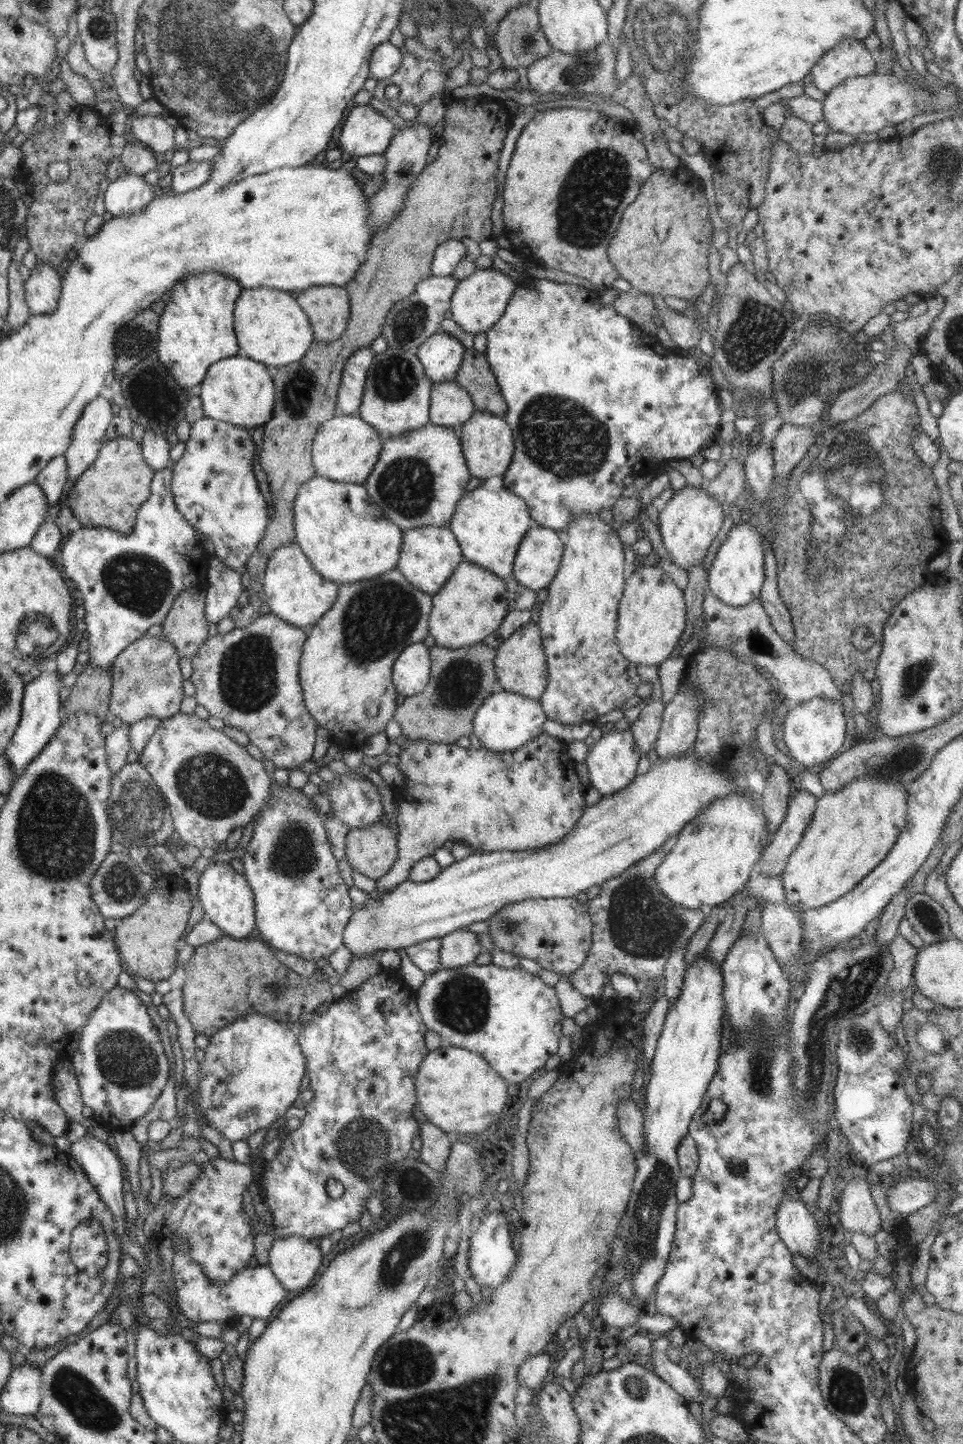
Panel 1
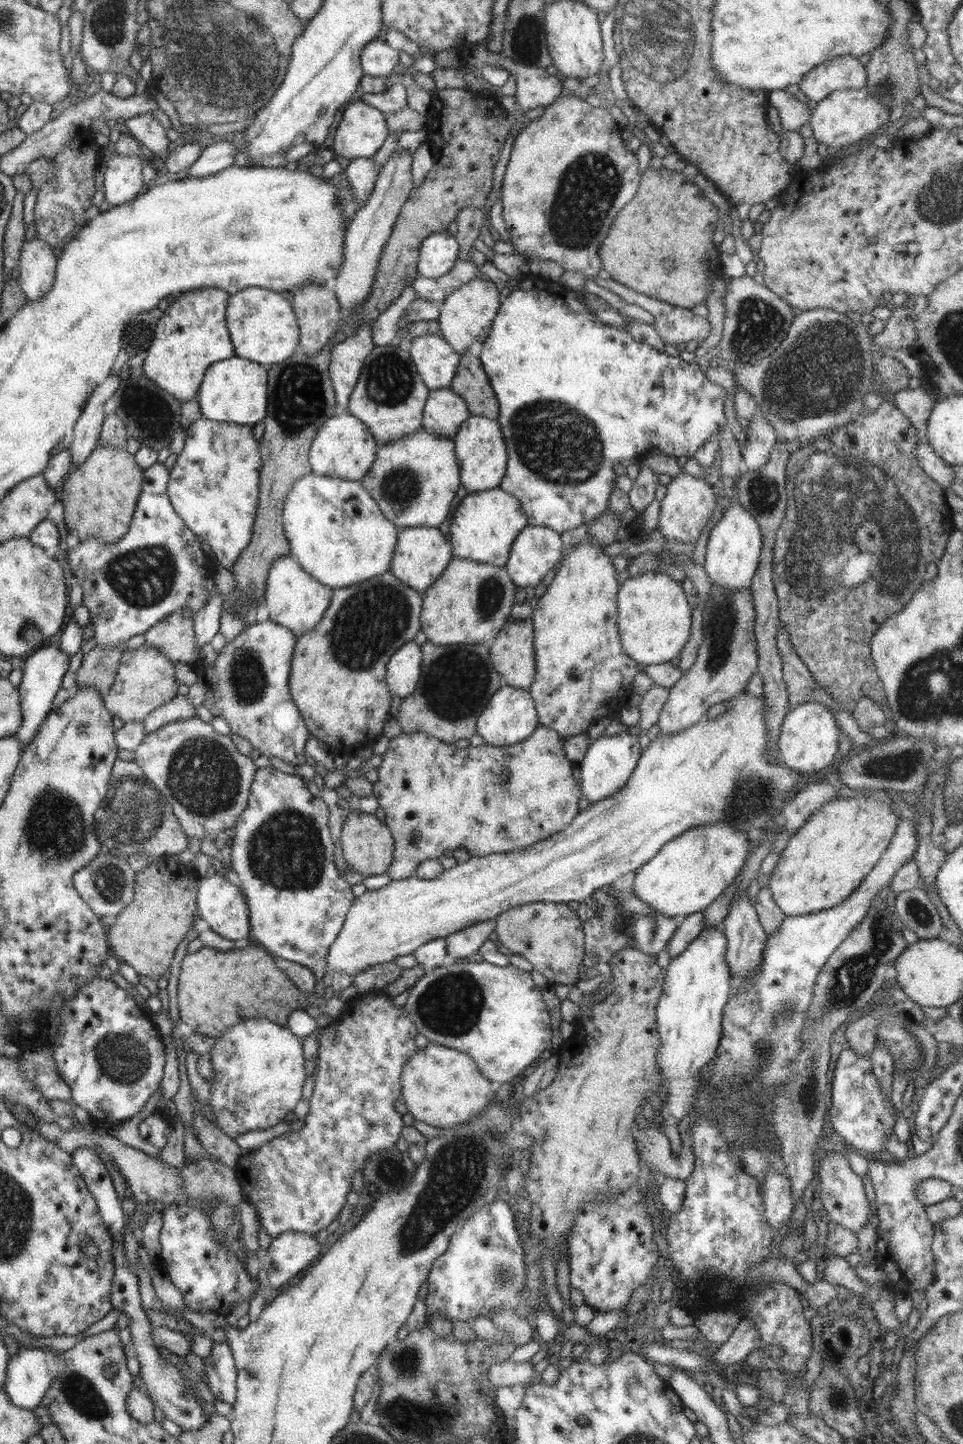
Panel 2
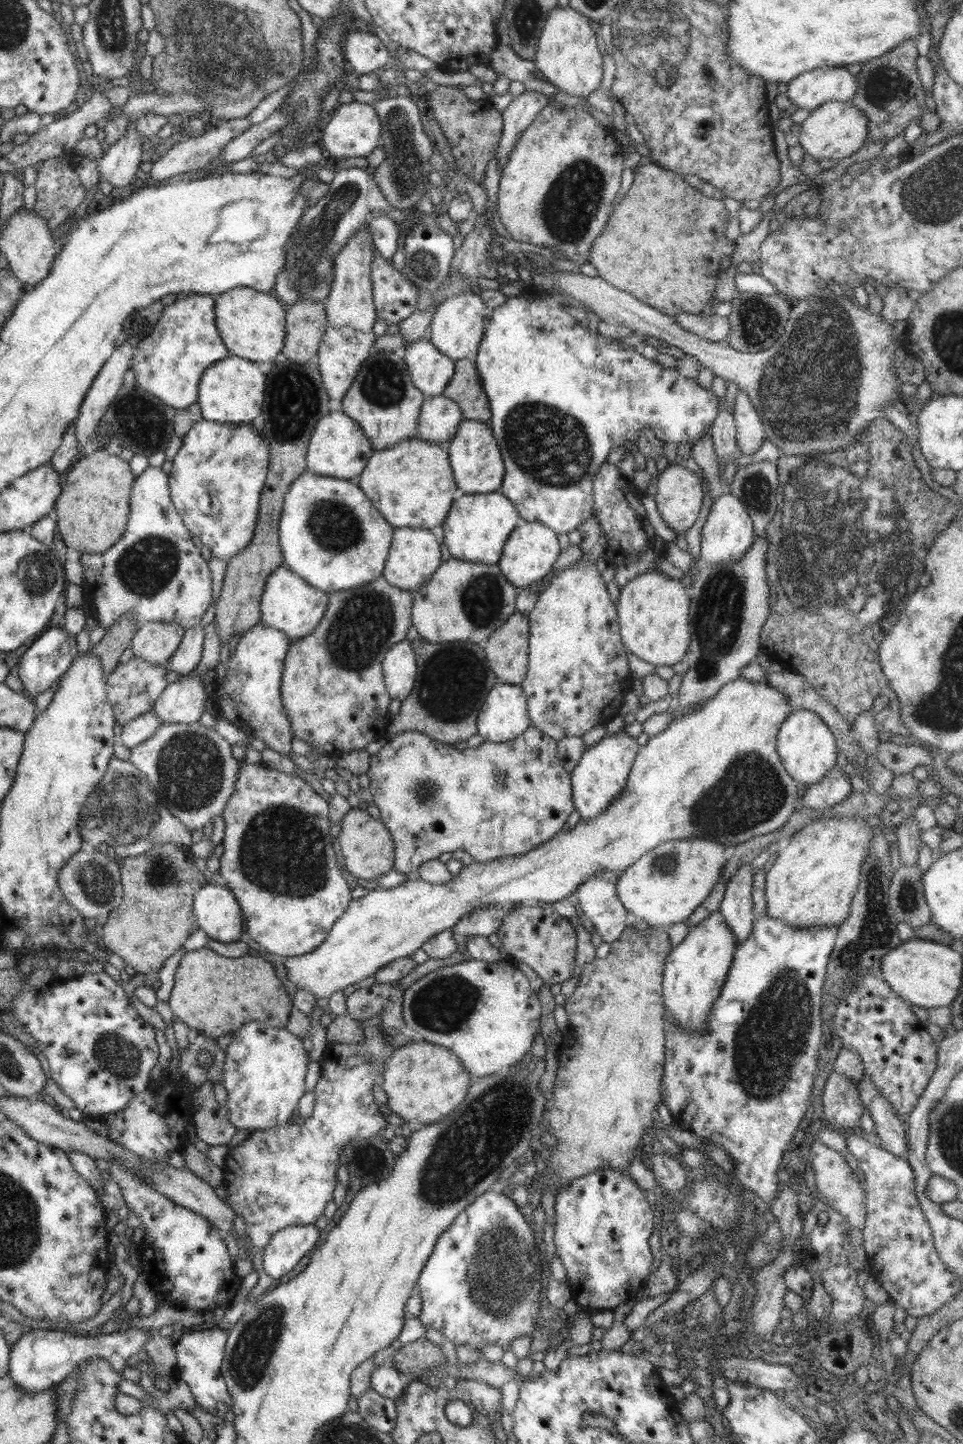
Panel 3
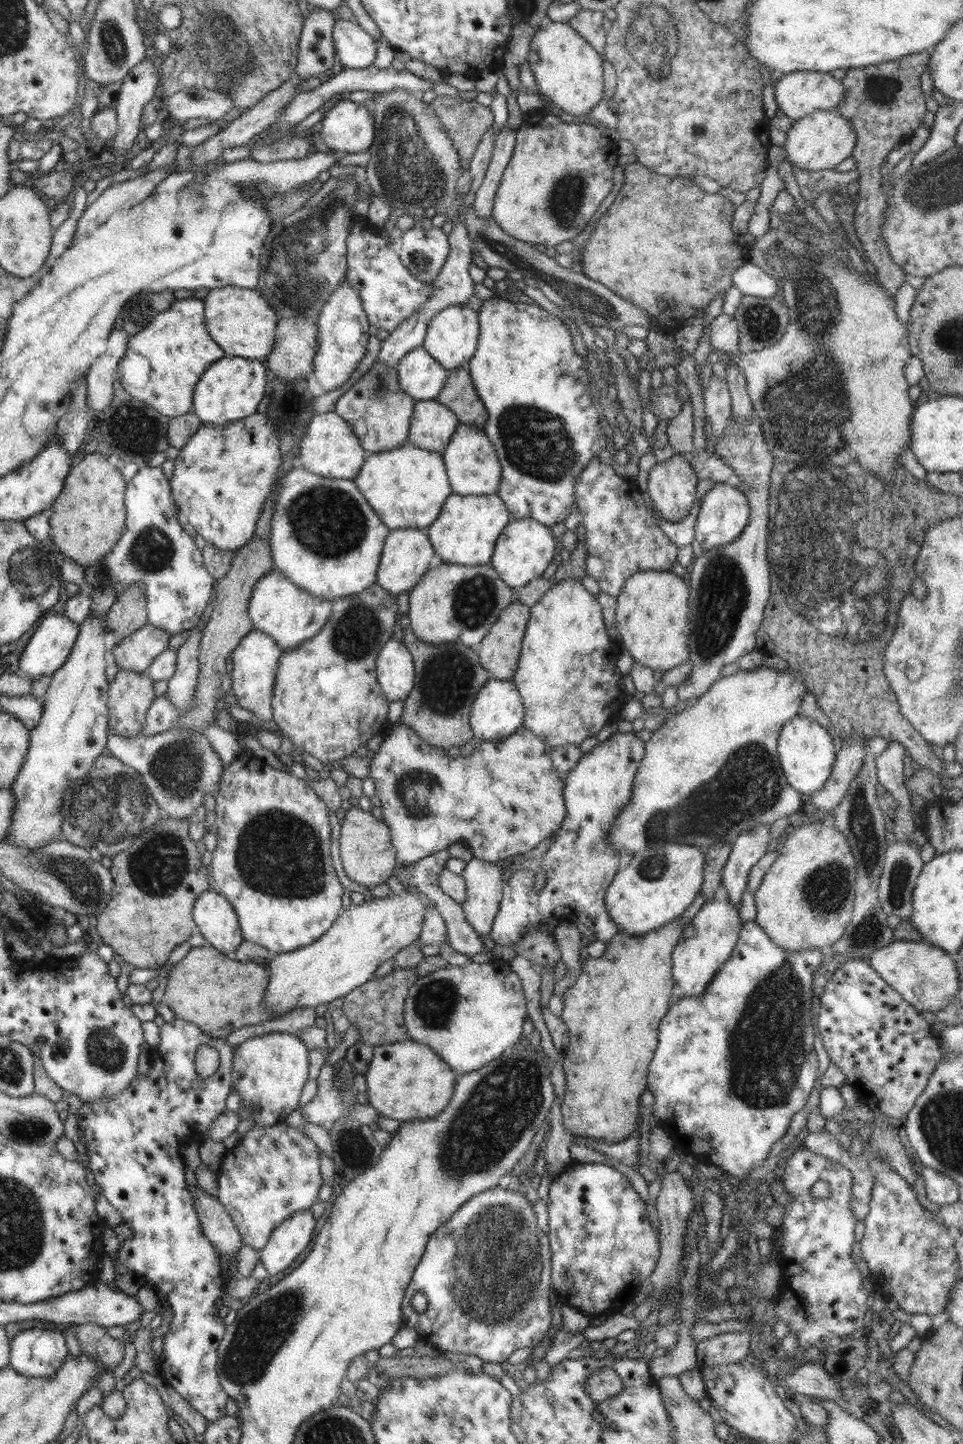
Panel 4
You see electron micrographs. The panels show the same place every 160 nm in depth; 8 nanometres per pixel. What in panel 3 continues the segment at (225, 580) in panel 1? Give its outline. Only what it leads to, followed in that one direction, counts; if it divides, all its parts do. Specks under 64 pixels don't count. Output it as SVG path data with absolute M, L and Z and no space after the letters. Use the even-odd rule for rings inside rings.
M199 624L185 629L176 652L164 664L167 672L181 675L192 673L202 658L204 648L204 628Z

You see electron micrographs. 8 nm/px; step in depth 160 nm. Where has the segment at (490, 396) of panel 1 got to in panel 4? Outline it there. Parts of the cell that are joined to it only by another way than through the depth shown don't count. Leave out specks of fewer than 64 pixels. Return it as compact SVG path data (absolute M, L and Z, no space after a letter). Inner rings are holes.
M467 367L450 371L445 385L434 399L454 412L460 424L470 425L478 430L485 429L489 414L476 392Z

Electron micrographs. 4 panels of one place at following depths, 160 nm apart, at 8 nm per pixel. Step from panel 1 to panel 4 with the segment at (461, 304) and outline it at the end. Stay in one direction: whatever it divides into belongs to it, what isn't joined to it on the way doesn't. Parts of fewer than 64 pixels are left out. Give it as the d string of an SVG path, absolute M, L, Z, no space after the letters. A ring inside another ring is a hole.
M467 304L452 305L444 308L428 323L426 337L422 346L434 360L442 365L447 372L453 369L467 367L472 356L476 353L479 330L478 312L469 308Z

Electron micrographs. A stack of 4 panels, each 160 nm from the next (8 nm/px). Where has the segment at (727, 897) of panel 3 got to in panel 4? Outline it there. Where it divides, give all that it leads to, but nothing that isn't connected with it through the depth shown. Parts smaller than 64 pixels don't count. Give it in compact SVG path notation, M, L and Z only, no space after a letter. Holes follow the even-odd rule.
M768 825L755 826L754 830L750 827L750 832L742 832L731 846L731 854L722 871L722 883L736 910L741 908L742 892L747 889L752 866L767 854L770 830Z

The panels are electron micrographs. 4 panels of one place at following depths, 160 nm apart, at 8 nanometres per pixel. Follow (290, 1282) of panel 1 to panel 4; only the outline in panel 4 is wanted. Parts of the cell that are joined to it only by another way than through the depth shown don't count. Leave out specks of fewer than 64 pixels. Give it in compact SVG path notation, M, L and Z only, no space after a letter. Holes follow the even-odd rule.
M298 1211L284 1219L270 1235L266 1247L260 1250L260 1261L268 1276L286 1270L312 1240L316 1219L312 1211Z

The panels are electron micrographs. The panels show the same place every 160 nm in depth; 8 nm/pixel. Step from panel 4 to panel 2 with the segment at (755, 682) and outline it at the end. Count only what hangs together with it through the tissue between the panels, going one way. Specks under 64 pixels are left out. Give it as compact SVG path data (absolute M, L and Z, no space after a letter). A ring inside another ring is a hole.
M744 689L737 697L732 697L730 700L730 706L726 708L726 711L718 715L715 720L706 720L700 723L693 724L683 731L672 733L671 735L658 735L654 740L651 740L648 748L641 751L640 758L638 759L636 768L630 776L630 780L626 782L620 791L615 792L613 796L606 798L606 800L599 801L590 805L585 811L579 812L579 814L564 827L561 833L552 835L546 840L539 841L536 844L532 844L527 849L521 849L514 851L513 853L495 853L488 856L471 856L465 863L456 863L452 868L444 869L441 875L434 880L423 879L420 877L412 876L402 880L392 879L386 886L379 889L368 889L361 896L355 897L355 902L352 904L346 920L336 937L336 940L329 946L327 954L327 965L325 968L325 974L333 976L335 972L345 972L346 974L356 975L363 970L366 970L368 966L374 966L375 964L382 964L384 962L392 962L397 956L404 956L407 954L413 954L413 952L421 947L423 944L430 942L434 939L444 939L453 932L462 930L470 925L484 922L486 920L496 919L502 913L509 909L521 906L522 904L536 903L536 902L550 902L550 903L569 903L573 900L581 903L585 898L592 897L593 893L606 885L612 884L614 880L628 874L628 872L634 872L637 868L640 868L643 864L646 864L654 856L657 856L658 852L662 850L662 846L670 843L670 840L674 841L682 833L690 830L690 828L696 828L698 826L706 826L707 824L732 824L734 828L744 833L750 833L753 830L760 830L762 828L769 828L771 824L776 822L778 825L784 824L783 817L781 816L782 808L786 802L796 791L797 787L801 785L801 779L799 773L793 771L790 768L784 768L782 763L771 761L769 758L768 746L768 729L766 728L766 703L764 696L756 697Z

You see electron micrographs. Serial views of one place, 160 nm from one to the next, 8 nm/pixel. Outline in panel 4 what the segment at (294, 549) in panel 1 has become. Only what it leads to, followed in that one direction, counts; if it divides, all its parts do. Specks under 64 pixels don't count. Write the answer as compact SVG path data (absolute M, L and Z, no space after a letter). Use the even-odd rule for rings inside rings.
M274 568L254 585L248 612L253 628L274 639L284 653L316 636L330 618L332 607L333 601L311 595Z

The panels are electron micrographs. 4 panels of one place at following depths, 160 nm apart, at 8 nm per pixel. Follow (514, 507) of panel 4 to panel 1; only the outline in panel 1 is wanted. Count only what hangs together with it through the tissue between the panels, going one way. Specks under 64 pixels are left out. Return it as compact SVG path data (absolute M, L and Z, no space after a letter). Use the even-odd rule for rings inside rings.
M525 275L518 279L518 283L516 285L516 292L514 292L514 296L510 298L510 302L508 302L508 308L502 314L498 323L495 323L487 332L487 347L486 347L486 361L490 364L490 369L494 376L496 377L498 386L501 390L502 398L506 401L508 410L505 412L503 419L508 423L510 429L512 429L512 437L514 438L514 452L512 455L512 460L510 461L509 467L506 469L506 472L503 474L503 488L509 490L525 500L526 506L529 508L530 516L534 522L535 526L551 528L559 533L562 533L564 530L568 528L569 522L572 522L575 518L578 518L583 512L587 512L588 514L597 514L601 510L612 510L616 507L616 502L622 498L622 490L624 490L625 486L622 483L622 480L626 478L626 476L637 477L647 473L655 473L656 469L662 468L666 466L668 461L671 460L680 460L680 459L688 459L694 454L698 454L701 452L701 448L706 446L707 443L711 442L713 439L717 439L719 429L720 429L720 415L722 409L720 409L720 400L718 398L718 386L714 385L710 375L709 366L701 368L693 359L687 358L679 358L676 359L673 356L669 356L667 359L664 355L664 347L658 342L655 337L650 335L646 335L638 328L638 326L634 325L627 317L624 317L618 313L613 307L606 307L599 303L601 298L600 289L595 290L587 290L581 285L568 284L564 282L555 282L550 281L548 279L537 279L536 277Z

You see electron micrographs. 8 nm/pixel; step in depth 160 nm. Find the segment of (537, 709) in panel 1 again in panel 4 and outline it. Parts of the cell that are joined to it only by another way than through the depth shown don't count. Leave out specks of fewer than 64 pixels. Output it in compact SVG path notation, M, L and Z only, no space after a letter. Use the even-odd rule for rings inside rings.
M491 678L474 699L469 725L477 741L496 741L514 734L518 727L523 726L524 707L522 697L513 681Z

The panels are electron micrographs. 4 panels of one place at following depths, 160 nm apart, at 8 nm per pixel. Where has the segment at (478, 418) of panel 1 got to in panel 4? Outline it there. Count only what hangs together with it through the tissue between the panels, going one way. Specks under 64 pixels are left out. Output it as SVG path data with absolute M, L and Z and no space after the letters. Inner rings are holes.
M460 424L441 455L454 493L480 496L494 494L499 489L502 467L484 430Z

